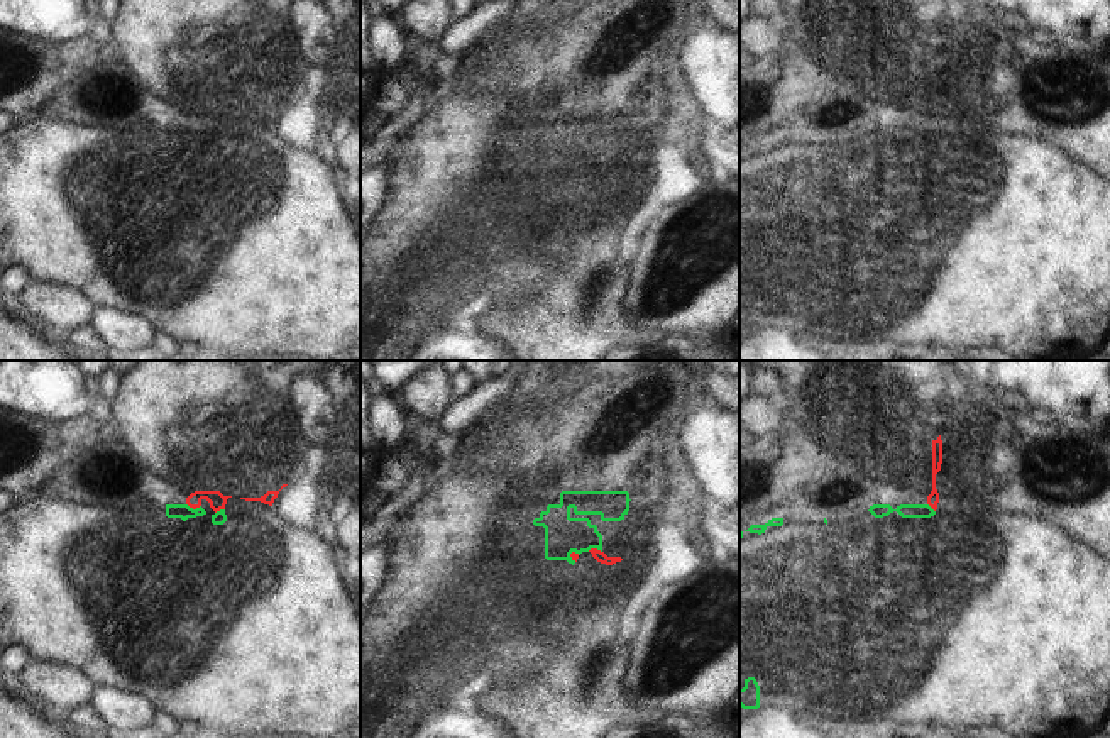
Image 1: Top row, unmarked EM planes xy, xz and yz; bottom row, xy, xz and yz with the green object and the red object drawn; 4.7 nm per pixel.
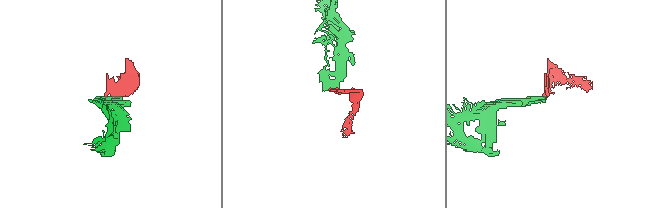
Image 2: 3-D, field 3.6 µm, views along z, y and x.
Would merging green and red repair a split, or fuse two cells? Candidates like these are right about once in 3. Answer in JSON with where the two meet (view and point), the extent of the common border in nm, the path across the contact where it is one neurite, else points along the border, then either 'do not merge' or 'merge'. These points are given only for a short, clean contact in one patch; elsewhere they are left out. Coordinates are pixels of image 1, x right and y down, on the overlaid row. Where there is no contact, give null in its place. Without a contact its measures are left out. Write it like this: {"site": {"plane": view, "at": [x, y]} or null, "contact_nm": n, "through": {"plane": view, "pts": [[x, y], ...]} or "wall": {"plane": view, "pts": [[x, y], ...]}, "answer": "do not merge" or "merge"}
{"site": {"plane": "xy", "at": [192, 508]}, "contact_nm": 70, "wall": {"plane": "xy", "pts": [[186, 503], [193, 508], [200, 506]]}, "answer": "do not merge"}

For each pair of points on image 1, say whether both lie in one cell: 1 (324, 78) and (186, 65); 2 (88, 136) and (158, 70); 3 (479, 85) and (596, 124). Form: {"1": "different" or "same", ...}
{"1": "different", "2": "different", "3": "same"}

